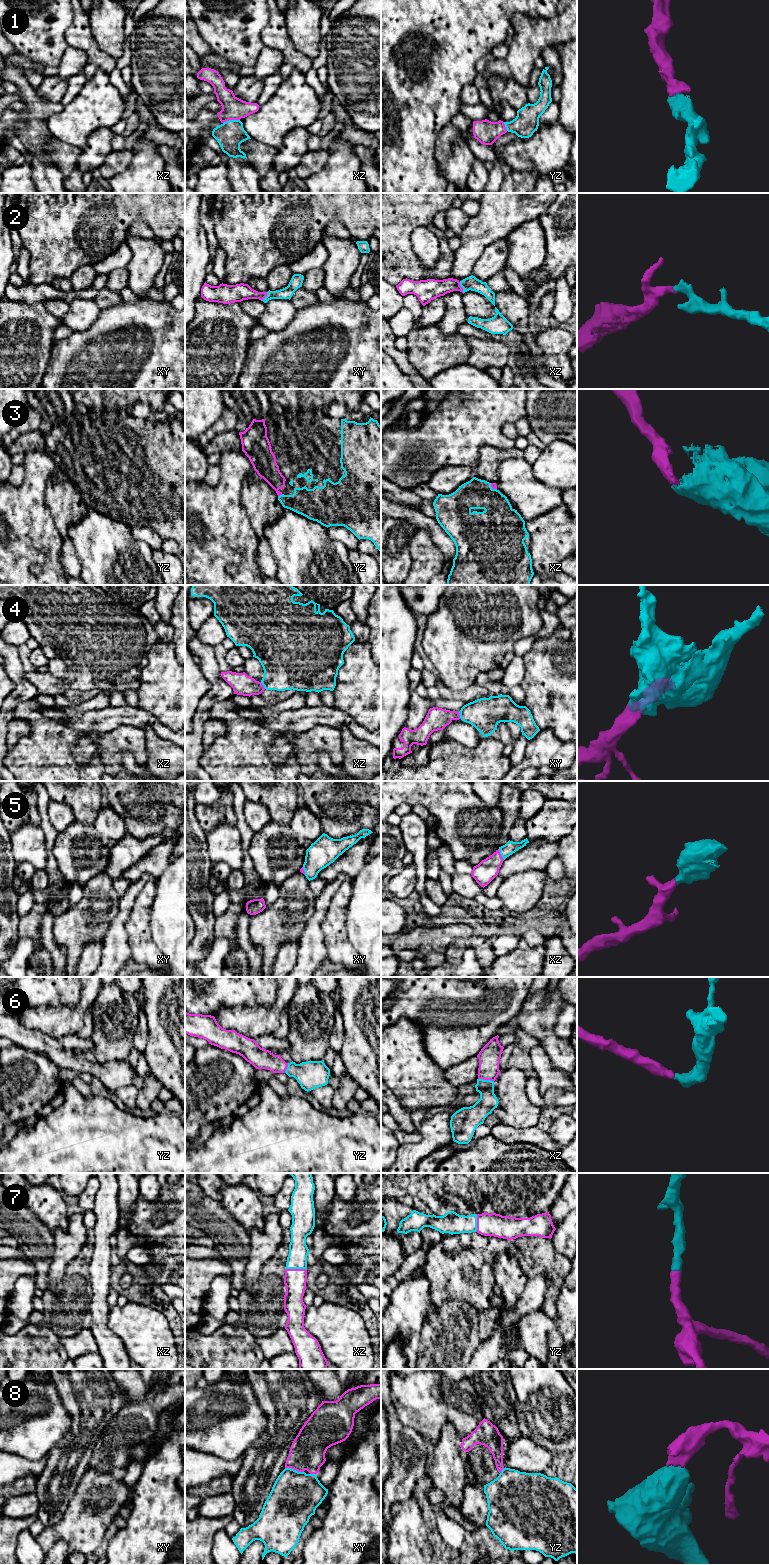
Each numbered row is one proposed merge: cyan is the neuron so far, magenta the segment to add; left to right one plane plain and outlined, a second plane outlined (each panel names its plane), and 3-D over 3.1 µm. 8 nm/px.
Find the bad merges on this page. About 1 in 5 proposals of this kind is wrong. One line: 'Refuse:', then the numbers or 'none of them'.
Refuse: 8

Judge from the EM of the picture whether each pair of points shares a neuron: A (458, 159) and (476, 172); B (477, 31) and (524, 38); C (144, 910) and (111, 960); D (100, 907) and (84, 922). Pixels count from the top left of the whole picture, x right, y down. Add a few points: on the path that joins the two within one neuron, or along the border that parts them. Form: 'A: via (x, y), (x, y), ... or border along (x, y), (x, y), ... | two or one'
A: border along (474, 156), (472, 169), (466, 182) | two
B: border along (532, 17), (523, 13), (515, 13), (510, 25) | two
C: border along (131, 912), (125, 925), (130, 955) | two
D: via (96, 911), (88, 919) | one

